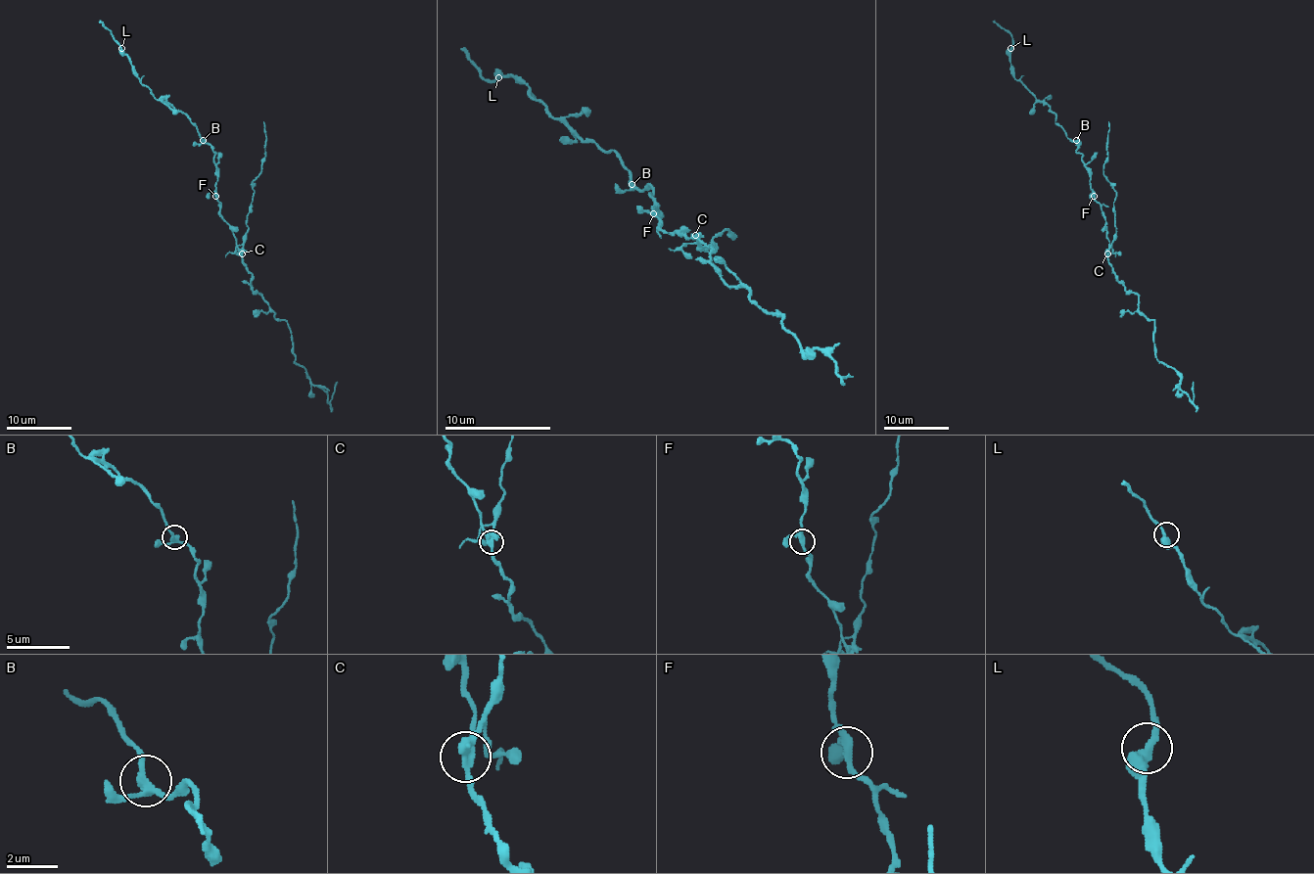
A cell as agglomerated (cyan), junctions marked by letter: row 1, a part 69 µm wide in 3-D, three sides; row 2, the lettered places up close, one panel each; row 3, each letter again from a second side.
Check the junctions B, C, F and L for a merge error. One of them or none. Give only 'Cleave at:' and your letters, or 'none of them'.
Cleave at: C

